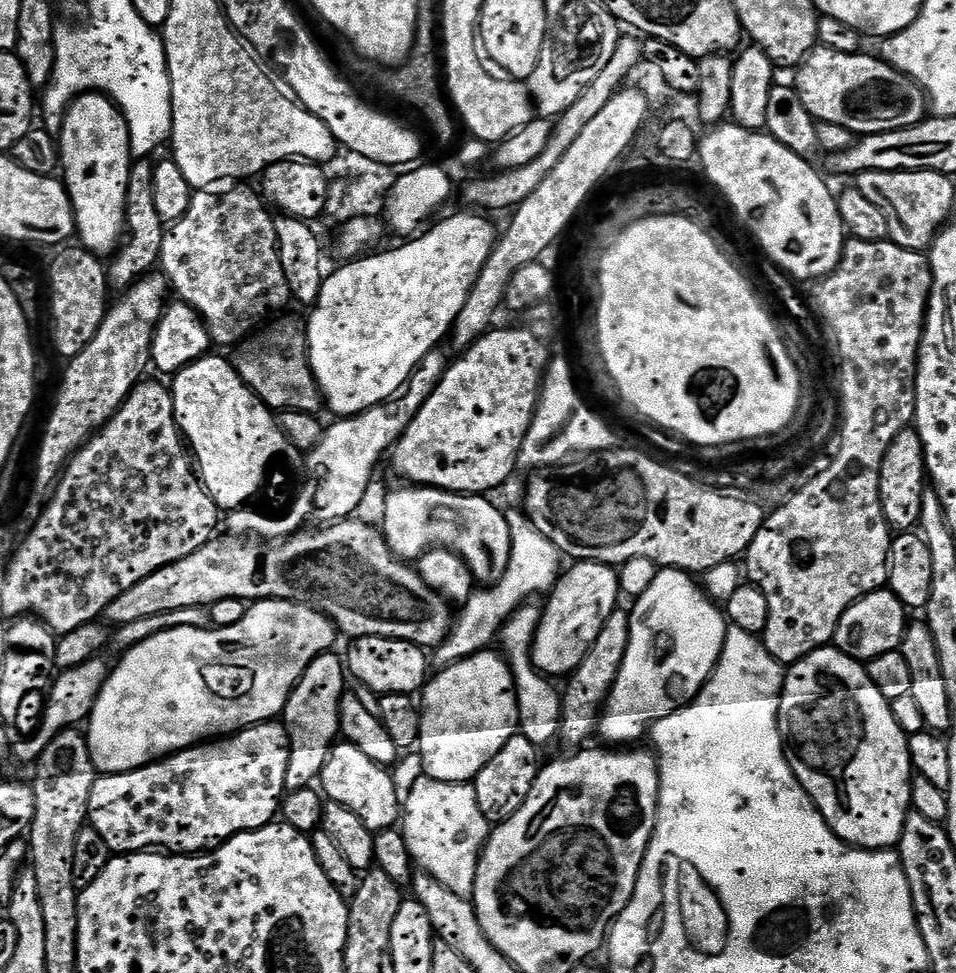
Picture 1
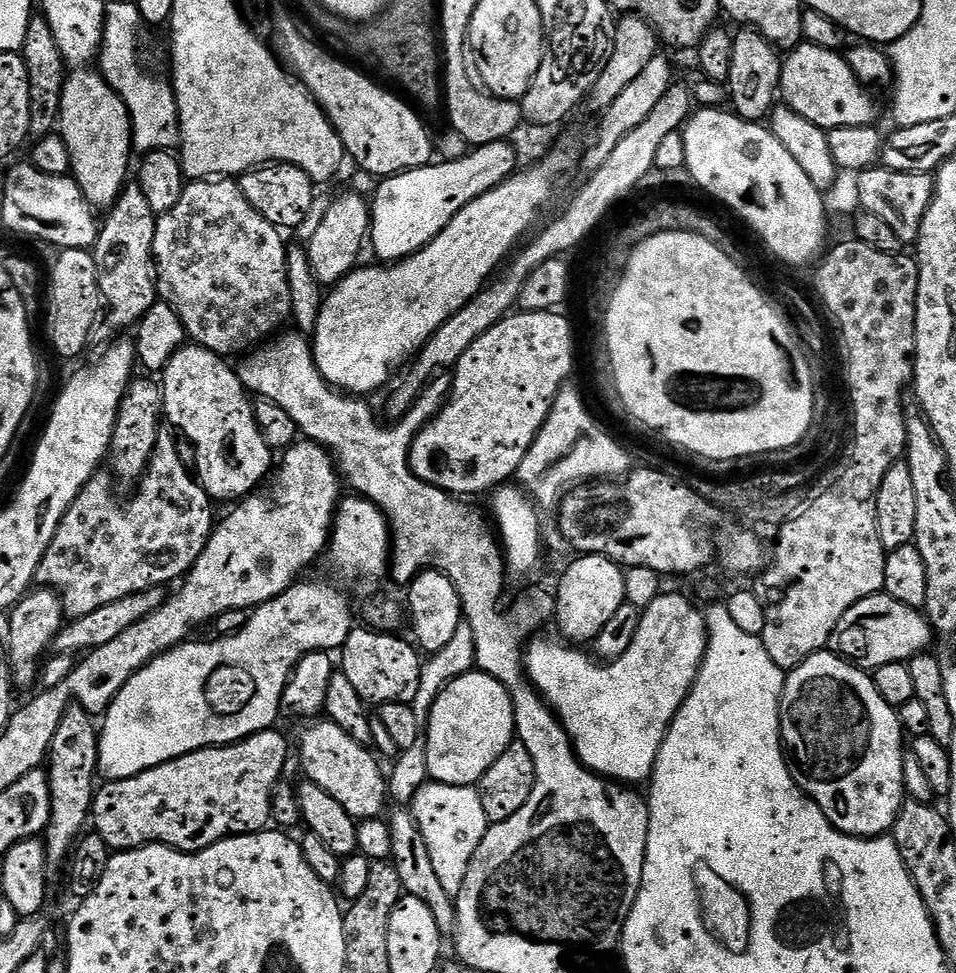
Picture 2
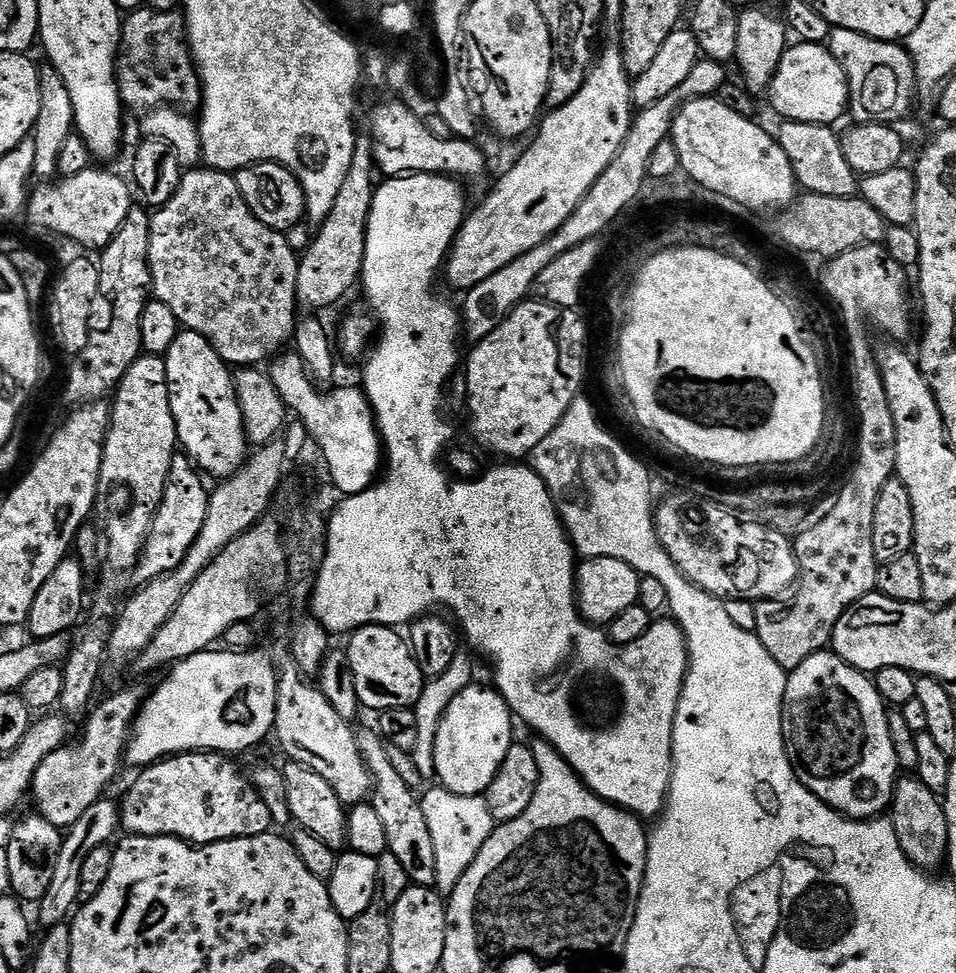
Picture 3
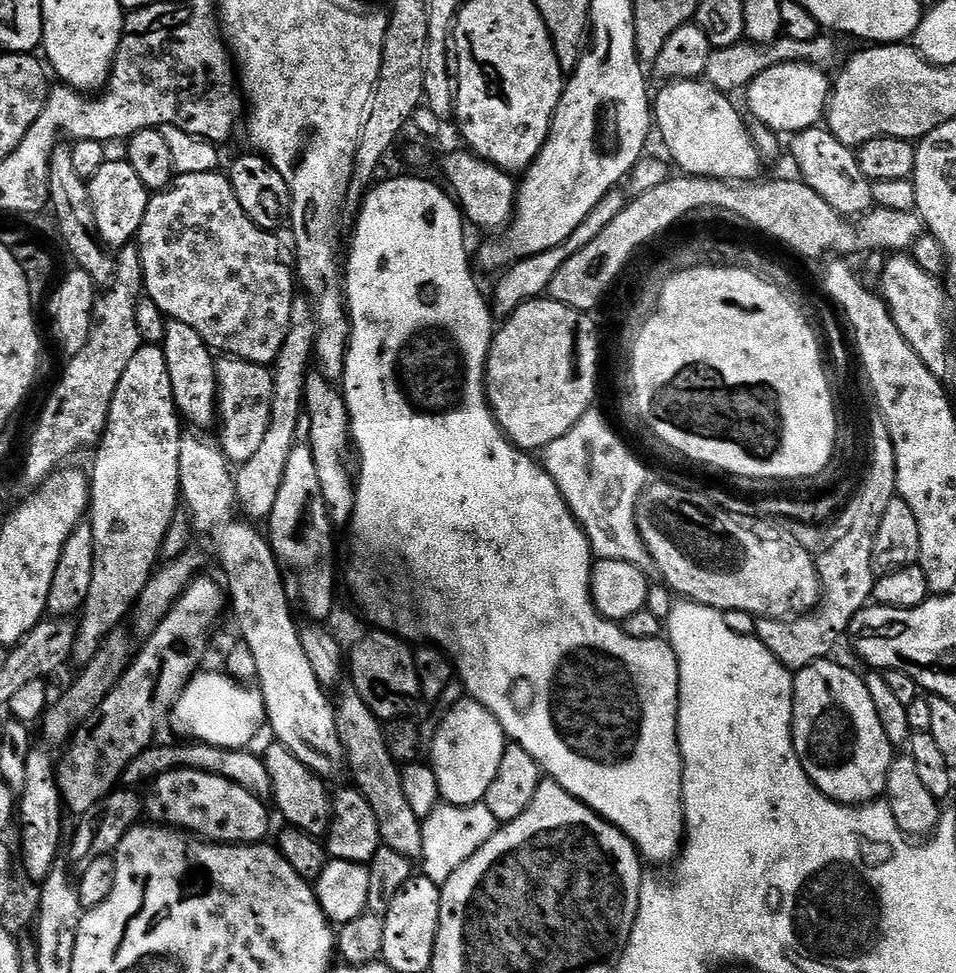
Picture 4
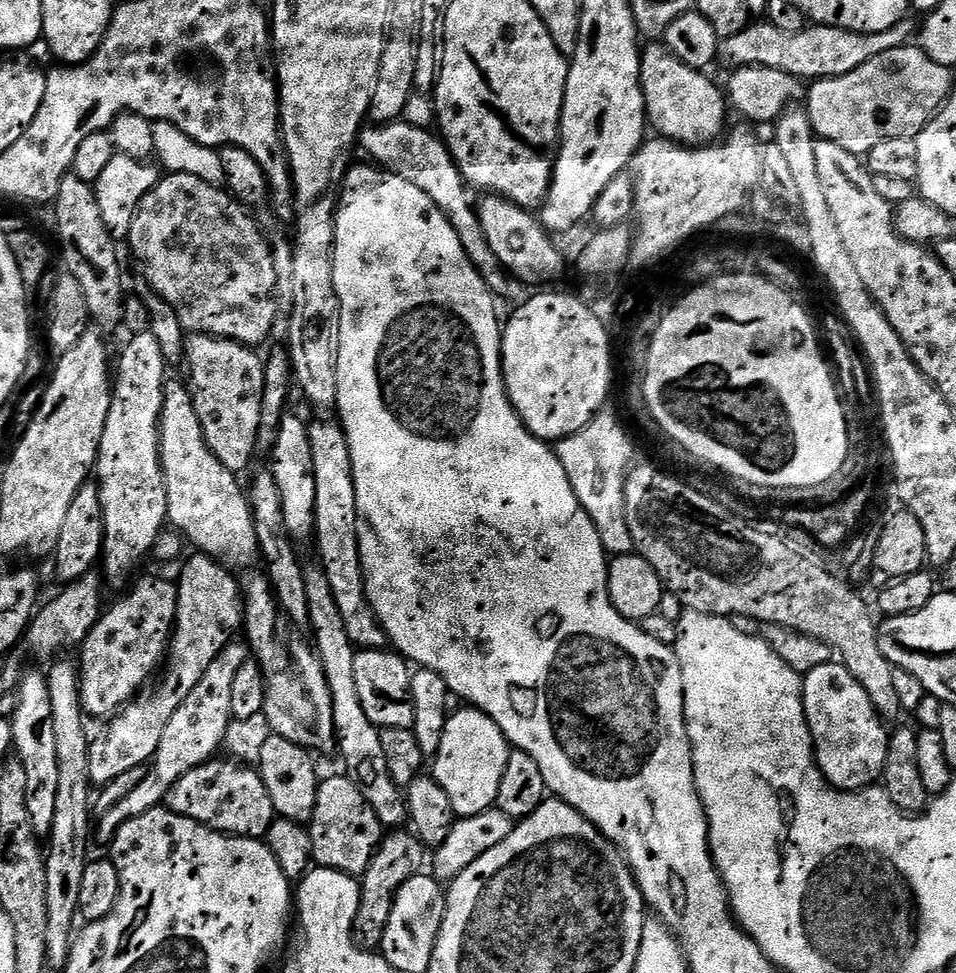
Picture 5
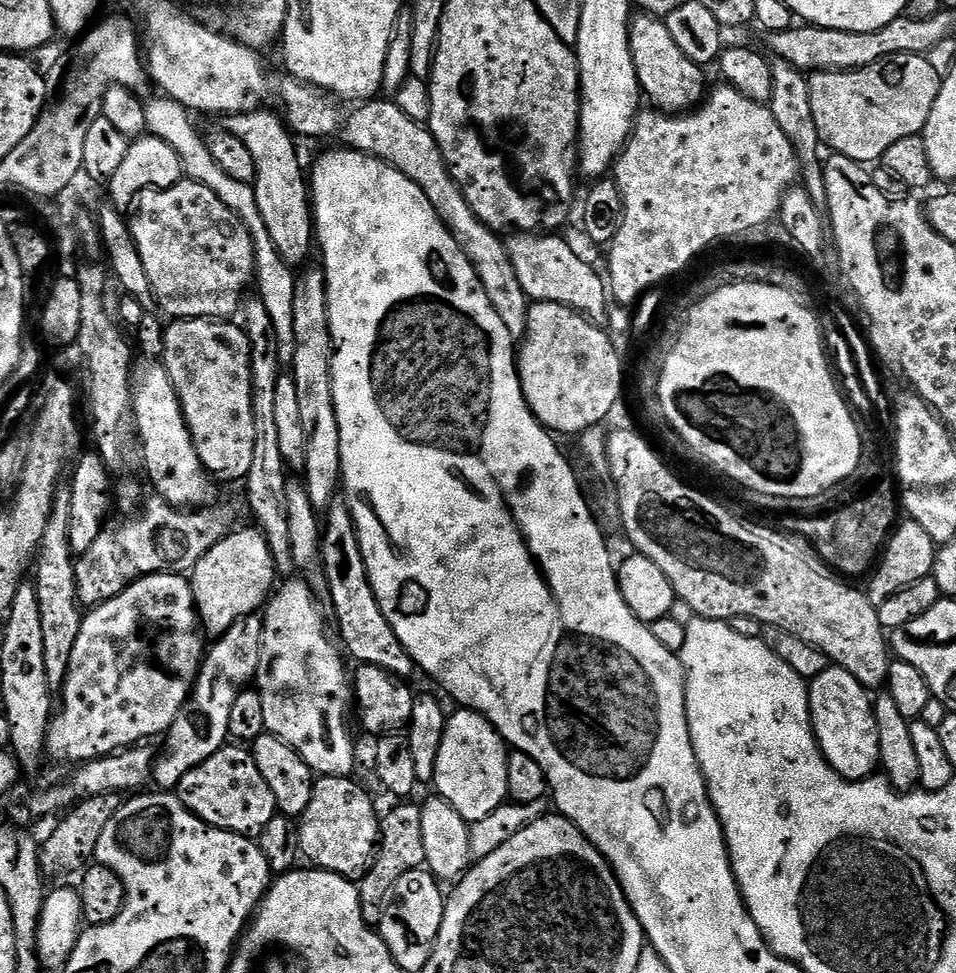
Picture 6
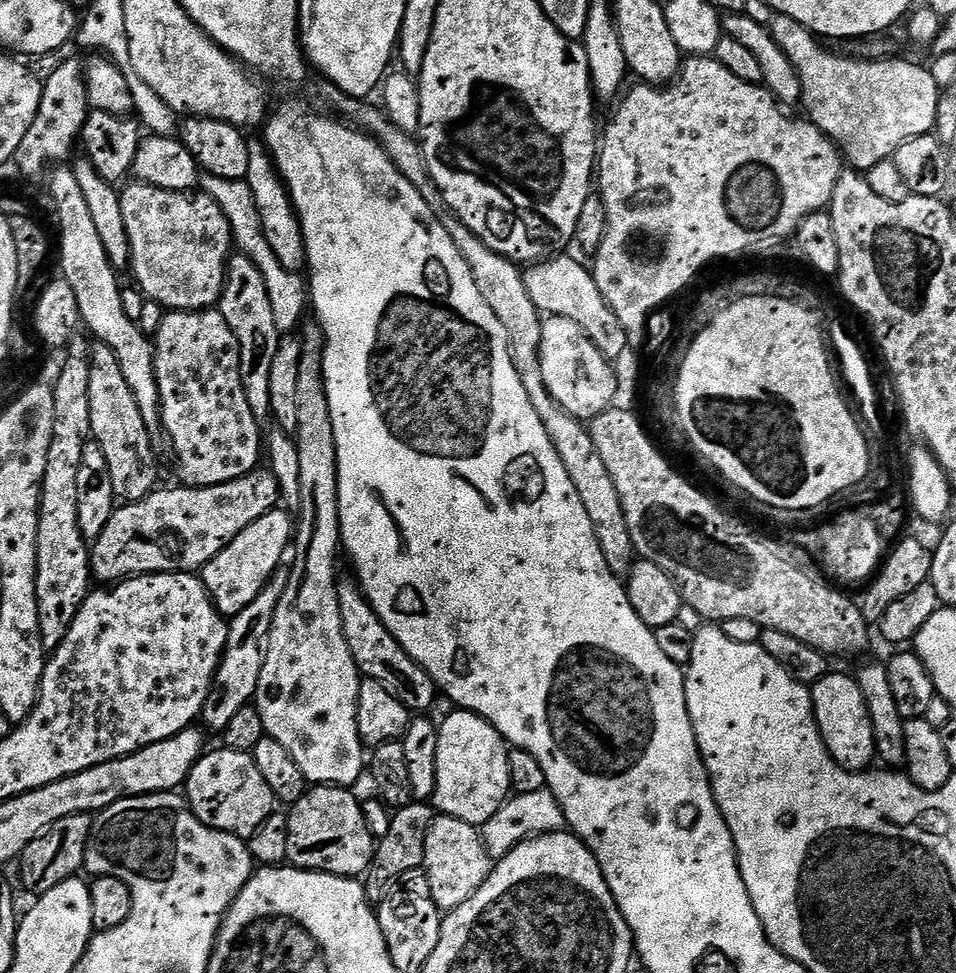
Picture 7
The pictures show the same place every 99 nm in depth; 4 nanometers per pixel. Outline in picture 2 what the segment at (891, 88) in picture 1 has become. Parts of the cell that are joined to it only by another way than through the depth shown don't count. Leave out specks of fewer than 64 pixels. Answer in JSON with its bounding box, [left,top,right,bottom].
[779,42,876,130]

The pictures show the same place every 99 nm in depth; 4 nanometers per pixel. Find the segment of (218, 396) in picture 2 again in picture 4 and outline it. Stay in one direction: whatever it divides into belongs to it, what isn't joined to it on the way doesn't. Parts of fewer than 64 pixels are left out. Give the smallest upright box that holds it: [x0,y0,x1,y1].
[162,320,218,430]

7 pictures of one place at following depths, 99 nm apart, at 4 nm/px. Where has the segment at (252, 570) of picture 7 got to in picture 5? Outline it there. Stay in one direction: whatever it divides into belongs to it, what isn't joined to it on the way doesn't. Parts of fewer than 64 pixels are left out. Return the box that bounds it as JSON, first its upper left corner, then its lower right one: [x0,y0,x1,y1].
[88,555,244,786]

